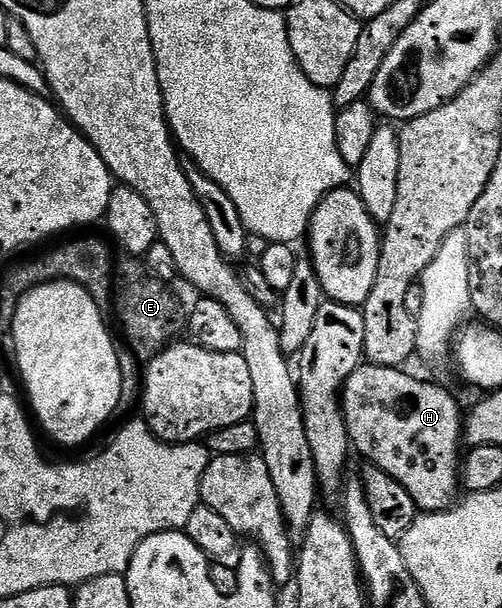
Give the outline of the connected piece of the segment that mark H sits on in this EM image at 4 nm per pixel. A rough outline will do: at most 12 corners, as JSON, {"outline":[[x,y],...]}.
{"outline":[[362,364],[351,445],[414,500],[457,501],[465,419],[448,390]]}

